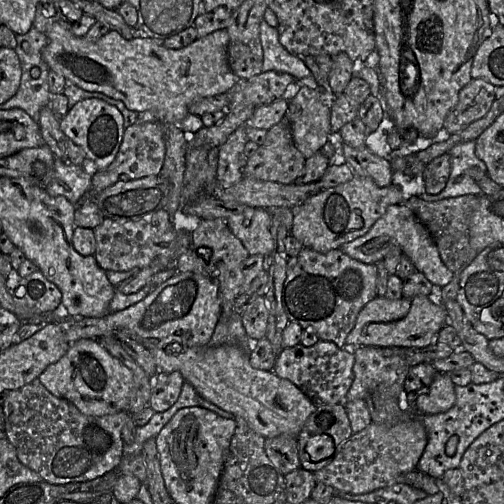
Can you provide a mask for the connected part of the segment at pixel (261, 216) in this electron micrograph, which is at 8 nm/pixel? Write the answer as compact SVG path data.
M255 208L251 220L242 213L230 216L226 223L242 242L250 255L269 256L274 248L270 232L271 213L266 208Z

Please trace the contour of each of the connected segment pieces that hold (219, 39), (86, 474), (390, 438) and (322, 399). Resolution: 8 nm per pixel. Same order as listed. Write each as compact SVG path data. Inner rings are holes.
M64 21L54 23L46 32L48 43L43 50L43 58L50 70L62 74L68 81L89 92L100 92L110 98L122 101L137 113L151 112L162 124L179 124L188 114L189 106L195 101L227 93L241 79L229 67L227 54L229 35L227 29L217 30L196 39L187 47L174 50L159 45L149 37L125 39L118 32L110 30L100 39L90 42L75 36L70 25Z
M39 378L21 388L3 393L6 393L2 405L6 436L15 447L20 462L37 472L43 480L51 484L84 482L102 477L118 468L123 457L122 429L130 418L127 410L104 416L85 415L73 403L50 393Z
M404 414L391 424L371 422L365 429L353 433L333 460L314 472L316 483L322 482L339 492L365 494L403 483L405 474L417 469L427 444L427 433L421 420Z
M320 339L312 346L304 346L300 342L284 348L277 357L273 371L279 377L291 381L317 405L337 403L344 405L354 378L354 362L354 352L347 343L344 348L340 348L334 342Z

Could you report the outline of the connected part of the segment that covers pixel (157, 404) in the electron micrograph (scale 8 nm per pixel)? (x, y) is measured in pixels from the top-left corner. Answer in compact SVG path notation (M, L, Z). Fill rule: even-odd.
M179 371L159 372L152 379L152 392L149 406L155 412L164 412L171 408L181 393L185 380Z

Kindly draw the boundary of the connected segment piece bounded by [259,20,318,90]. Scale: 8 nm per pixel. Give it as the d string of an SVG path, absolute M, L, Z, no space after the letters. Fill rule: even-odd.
M262 20L259 31L263 49L262 71L288 73L298 82L298 85L306 84L317 90L318 84L313 80L303 58L291 54L280 43L277 28Z

